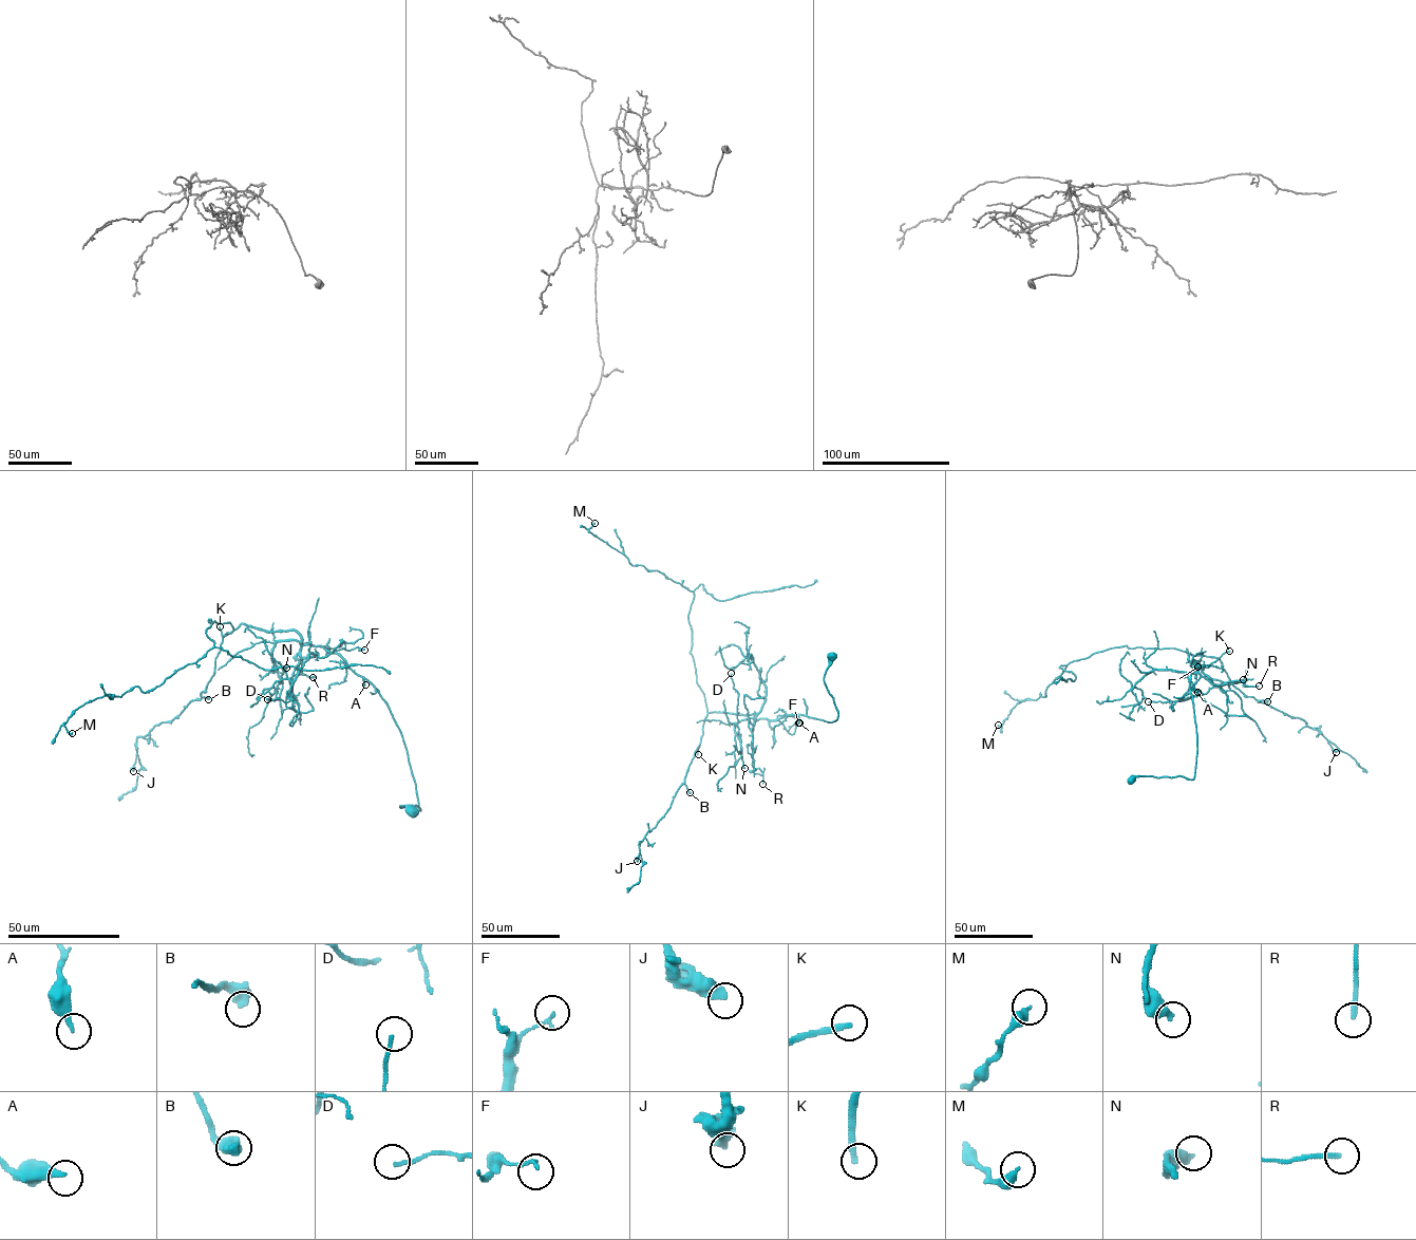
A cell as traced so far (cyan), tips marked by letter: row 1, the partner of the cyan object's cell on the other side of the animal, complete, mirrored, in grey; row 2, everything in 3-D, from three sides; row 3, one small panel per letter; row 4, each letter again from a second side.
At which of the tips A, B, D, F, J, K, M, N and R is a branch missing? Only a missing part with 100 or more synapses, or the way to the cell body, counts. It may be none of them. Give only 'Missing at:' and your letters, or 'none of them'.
Missing at: K

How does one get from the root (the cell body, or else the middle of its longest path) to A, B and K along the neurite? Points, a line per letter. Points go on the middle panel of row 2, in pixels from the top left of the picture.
A: (833, 656), (824, 680), (837, 711), (837, 718), (828, 722), (798, 714), (799, 722)
B: (833, 656), (824, 680), (838, 712), (835, 721), (710, 712), (684, 778), (690, 792)
K: (833, 656), (824, 680), (838, 712), (835, 721), (710, 712), (698, 754)

